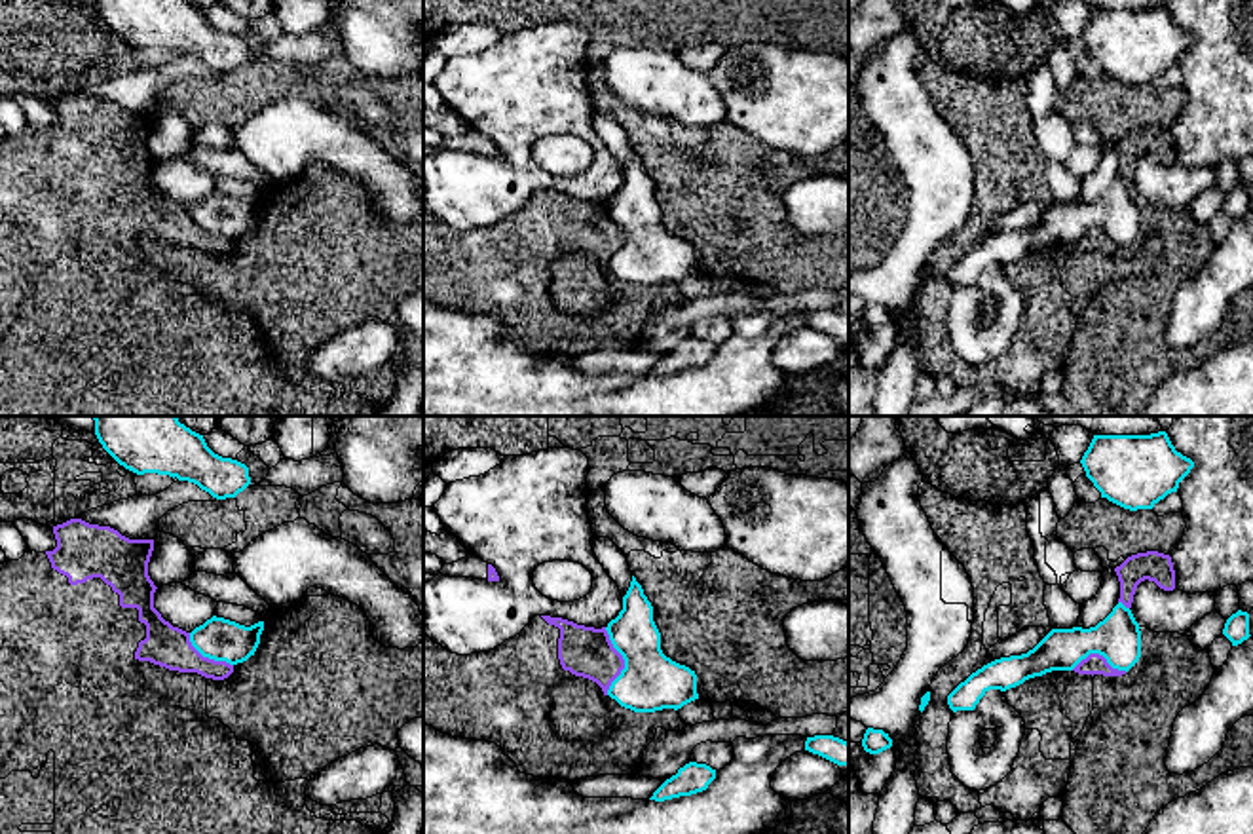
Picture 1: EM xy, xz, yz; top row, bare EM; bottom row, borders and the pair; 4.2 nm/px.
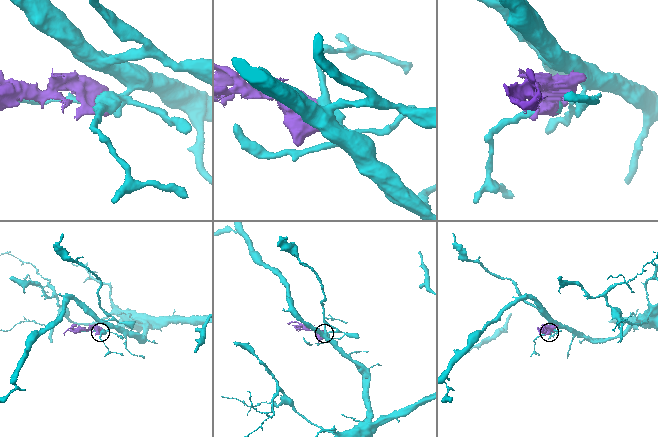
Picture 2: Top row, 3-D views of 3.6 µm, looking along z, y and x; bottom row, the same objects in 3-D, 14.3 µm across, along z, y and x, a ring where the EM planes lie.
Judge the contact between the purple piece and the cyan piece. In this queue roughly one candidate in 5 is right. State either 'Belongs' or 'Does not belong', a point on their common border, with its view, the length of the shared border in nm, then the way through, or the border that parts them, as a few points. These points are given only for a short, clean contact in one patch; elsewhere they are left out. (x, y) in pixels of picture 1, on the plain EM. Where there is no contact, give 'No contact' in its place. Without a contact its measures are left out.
Does not belong. Touches purple at xz (623, 236). Shared border 280 nm

